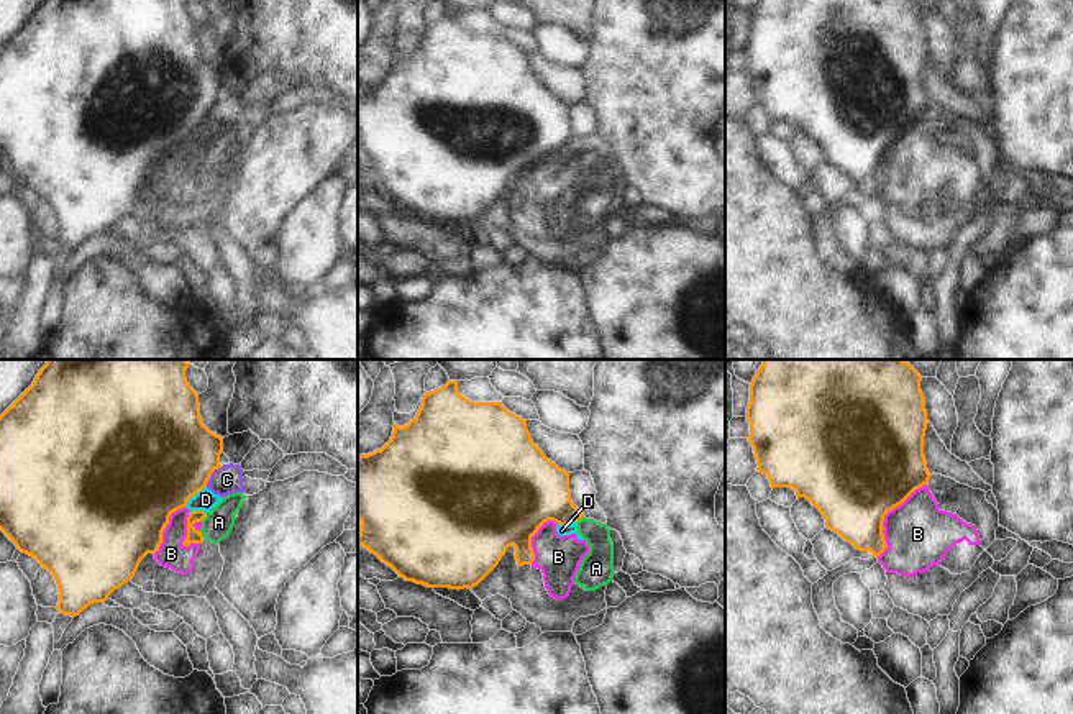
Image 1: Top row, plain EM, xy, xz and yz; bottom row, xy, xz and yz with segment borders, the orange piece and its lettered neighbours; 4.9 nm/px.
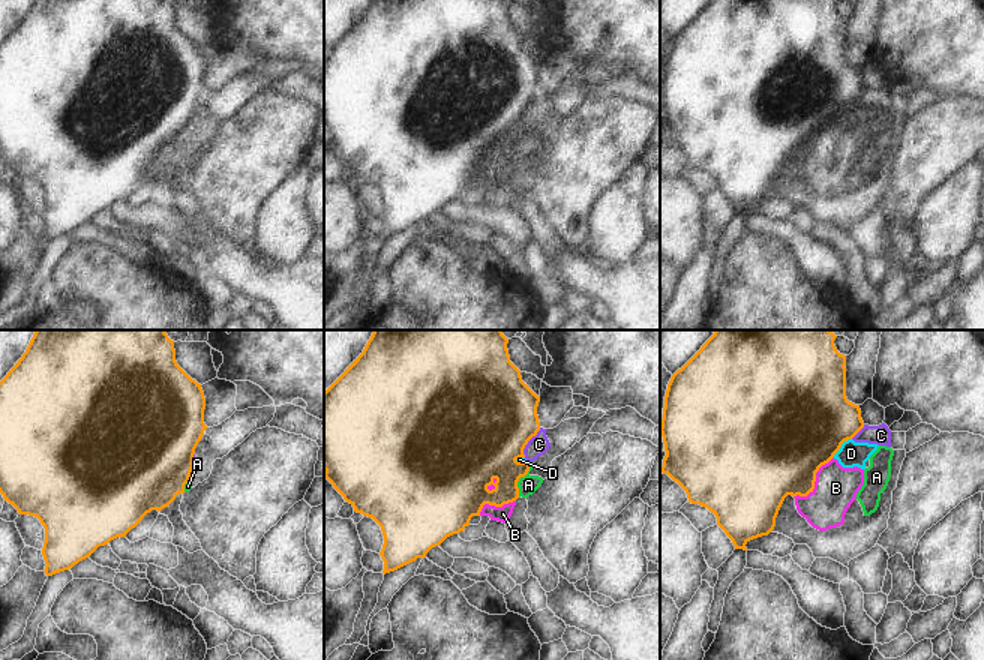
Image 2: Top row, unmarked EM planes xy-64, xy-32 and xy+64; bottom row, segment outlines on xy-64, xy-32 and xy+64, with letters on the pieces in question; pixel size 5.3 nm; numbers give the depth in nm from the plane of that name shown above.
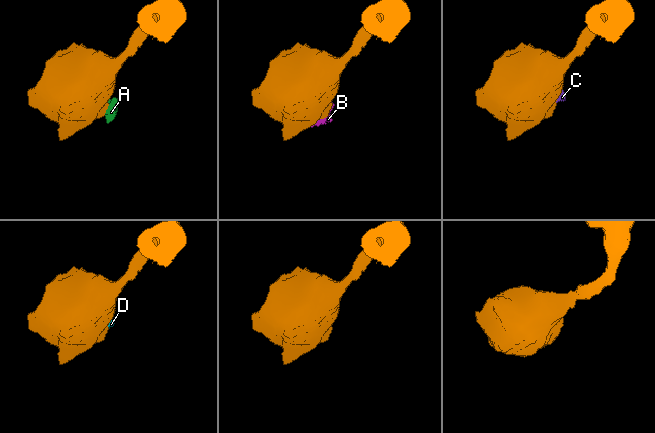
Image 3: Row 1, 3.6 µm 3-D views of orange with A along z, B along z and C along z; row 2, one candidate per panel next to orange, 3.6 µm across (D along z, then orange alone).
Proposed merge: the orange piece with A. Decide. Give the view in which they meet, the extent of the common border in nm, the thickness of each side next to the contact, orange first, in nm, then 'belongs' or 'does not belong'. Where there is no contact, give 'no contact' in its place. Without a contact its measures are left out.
xy | 60 nm | 70/140 nm | does not belong

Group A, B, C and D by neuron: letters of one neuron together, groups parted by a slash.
A B C D

